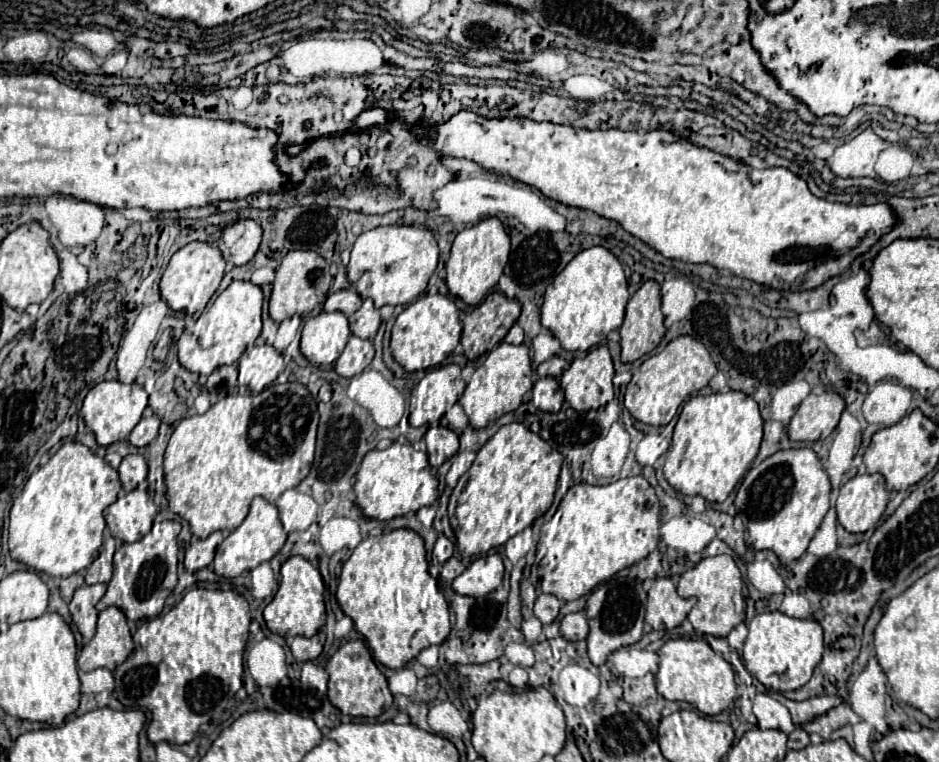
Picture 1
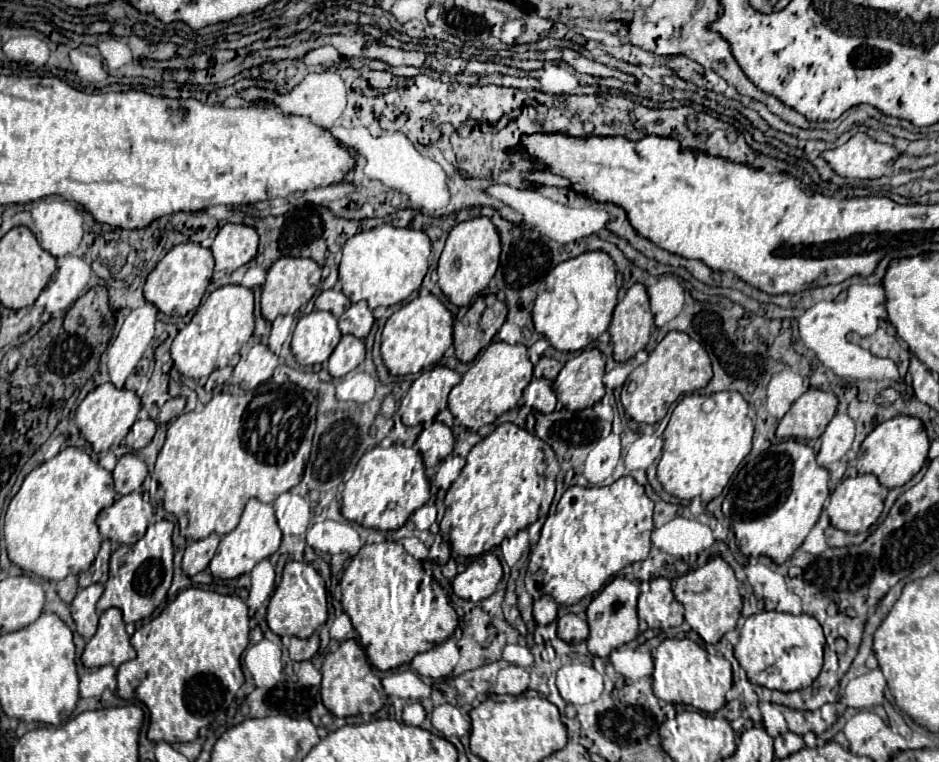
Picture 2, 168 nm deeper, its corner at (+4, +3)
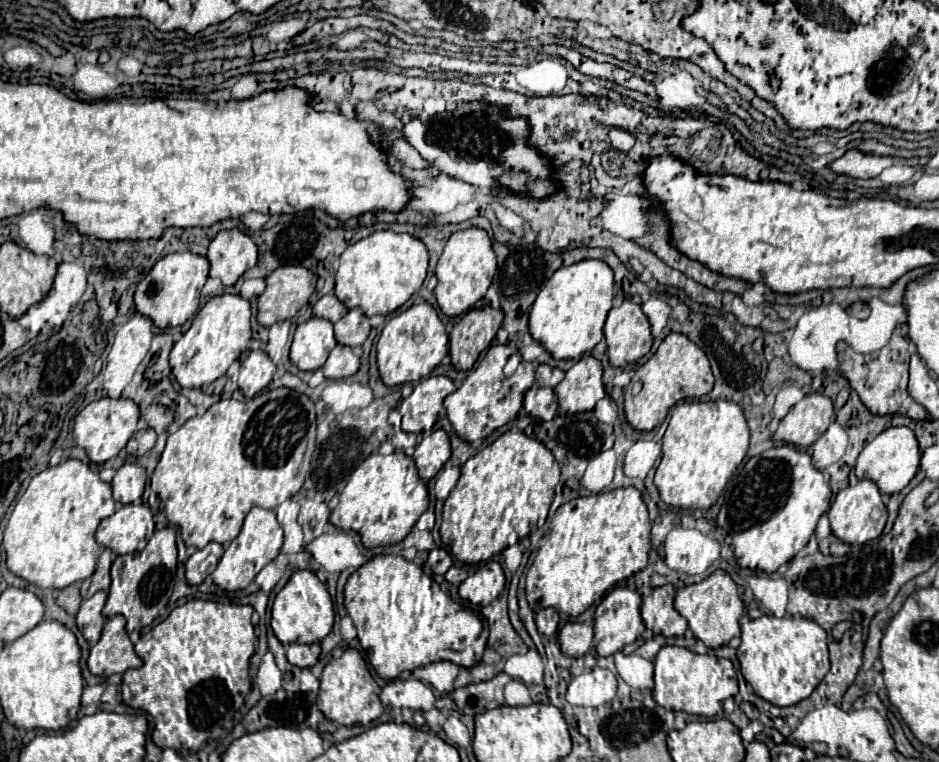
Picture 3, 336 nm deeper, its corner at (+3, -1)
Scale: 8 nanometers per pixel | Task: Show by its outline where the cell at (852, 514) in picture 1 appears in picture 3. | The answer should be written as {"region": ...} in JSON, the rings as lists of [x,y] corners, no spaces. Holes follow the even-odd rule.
{"region":[[[861,480],[855,486],[843,488],[835,496],[827,516],[829,516],[829,522],[831,522],[833,534],[845,544],[865,544],[869,540],[875,540],[877,536],[881,536],[881,532],[887,524],[887,508],[881,500],[877,484],[871,482],[871,480]]]}

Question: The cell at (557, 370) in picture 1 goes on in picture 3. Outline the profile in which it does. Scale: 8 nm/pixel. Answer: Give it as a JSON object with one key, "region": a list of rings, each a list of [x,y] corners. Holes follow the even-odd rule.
{"region":[[[539,364],[537,366],[537,374],[535,374],[535,380],[539,386],[549,386],[549,388],[555,388],[561,380],[563,380],[563,372],[559,368],[551,368],[547,364]]]}

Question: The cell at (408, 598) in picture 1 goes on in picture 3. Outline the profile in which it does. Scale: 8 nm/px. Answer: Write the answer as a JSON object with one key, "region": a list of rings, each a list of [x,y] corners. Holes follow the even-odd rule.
{"region":[[[379,554],[357,568],[345,584],[345,608],[375,672],[393,680],[403,670],[449,660],[471,668],[485,652],[485,624],[479,614],[451,600],[421,566],[397,554]]]}

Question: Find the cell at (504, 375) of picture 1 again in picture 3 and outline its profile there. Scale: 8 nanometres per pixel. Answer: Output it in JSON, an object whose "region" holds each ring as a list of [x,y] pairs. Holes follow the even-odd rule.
{"region":[[[493,344],[487,350],[481,364],[475,370],[469,370],[461,388],[457,388],[453,394],[449,394],[445,398],[447,418],[453,424],[453,428],[461,440],[473,442],[479,438],[487,438],[491,432],[495,432],[499,426],[511,422],[519,414],[519,410],[523,406],[523,396],[533,386],[535,366],[521,360],[517,372],[511,378],[505,378],[503,366],[505,366],[509,354],[513,354],[513,350],[509,346]]]}

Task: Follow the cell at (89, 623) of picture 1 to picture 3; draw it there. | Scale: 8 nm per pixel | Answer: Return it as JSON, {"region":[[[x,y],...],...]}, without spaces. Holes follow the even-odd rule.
{"region":[[[97,592],[91,598],[83,600],[81,610],[77,614],[77,628],[89,644],[95,644],[101,638],[101,630],[105,624],[101,610],[105,606],[105,600],[107,600],[107,592]]]}

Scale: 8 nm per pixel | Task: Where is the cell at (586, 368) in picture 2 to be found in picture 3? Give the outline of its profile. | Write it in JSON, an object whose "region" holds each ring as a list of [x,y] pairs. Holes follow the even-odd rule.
{"region":[[[583,356],[573,368],[569,368],[565,372],[565,378],[561,384],[555,386],[555,394],[559,400],[559,408],[565,410],[567,414],[575,414],[575,412],[587,412],[593,410],[595,404],[605,396],[605,386],[603,386],[603,366],[599,360],[595,360],[593,356]]]}

